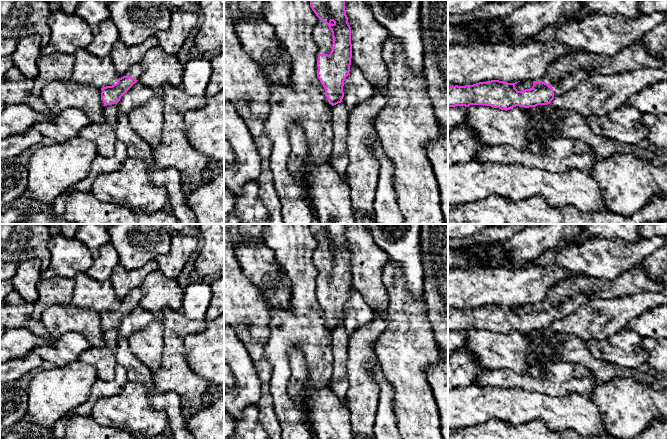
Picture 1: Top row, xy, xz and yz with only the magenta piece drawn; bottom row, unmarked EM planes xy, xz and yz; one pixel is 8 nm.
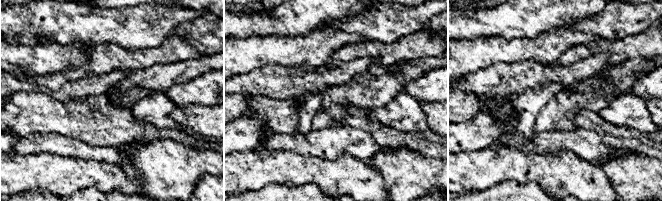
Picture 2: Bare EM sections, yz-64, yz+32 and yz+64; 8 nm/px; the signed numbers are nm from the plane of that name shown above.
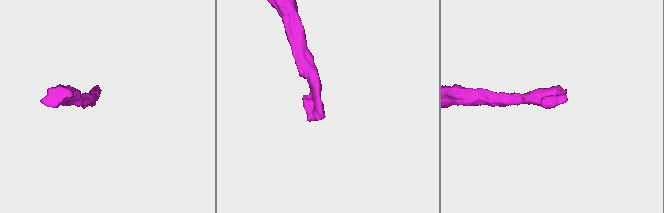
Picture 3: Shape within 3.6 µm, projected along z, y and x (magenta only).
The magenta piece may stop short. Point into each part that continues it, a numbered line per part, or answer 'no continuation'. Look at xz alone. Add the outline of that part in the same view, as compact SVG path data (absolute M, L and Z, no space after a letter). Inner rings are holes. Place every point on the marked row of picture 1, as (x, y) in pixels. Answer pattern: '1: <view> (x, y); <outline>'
1: xz (322, 35); M319 21L313 28L313 39L318 46L316 60L319 54L329 54L332 50L333 37L328 25Z

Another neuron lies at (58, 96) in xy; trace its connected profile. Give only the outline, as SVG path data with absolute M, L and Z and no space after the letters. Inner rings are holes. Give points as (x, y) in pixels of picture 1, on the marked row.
M73 81L52 82L43 88L41 97L51 113L78 108L86 114L90 123L102 124L106 121L100 89L93 85Z

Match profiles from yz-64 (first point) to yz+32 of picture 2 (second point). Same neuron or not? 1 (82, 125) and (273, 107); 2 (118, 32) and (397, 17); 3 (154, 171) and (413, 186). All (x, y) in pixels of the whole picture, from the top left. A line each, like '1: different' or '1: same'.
1: same
2: same
3: same

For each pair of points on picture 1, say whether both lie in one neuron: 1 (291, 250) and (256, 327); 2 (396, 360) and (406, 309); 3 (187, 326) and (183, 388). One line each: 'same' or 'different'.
1: different
2: same
3: same

